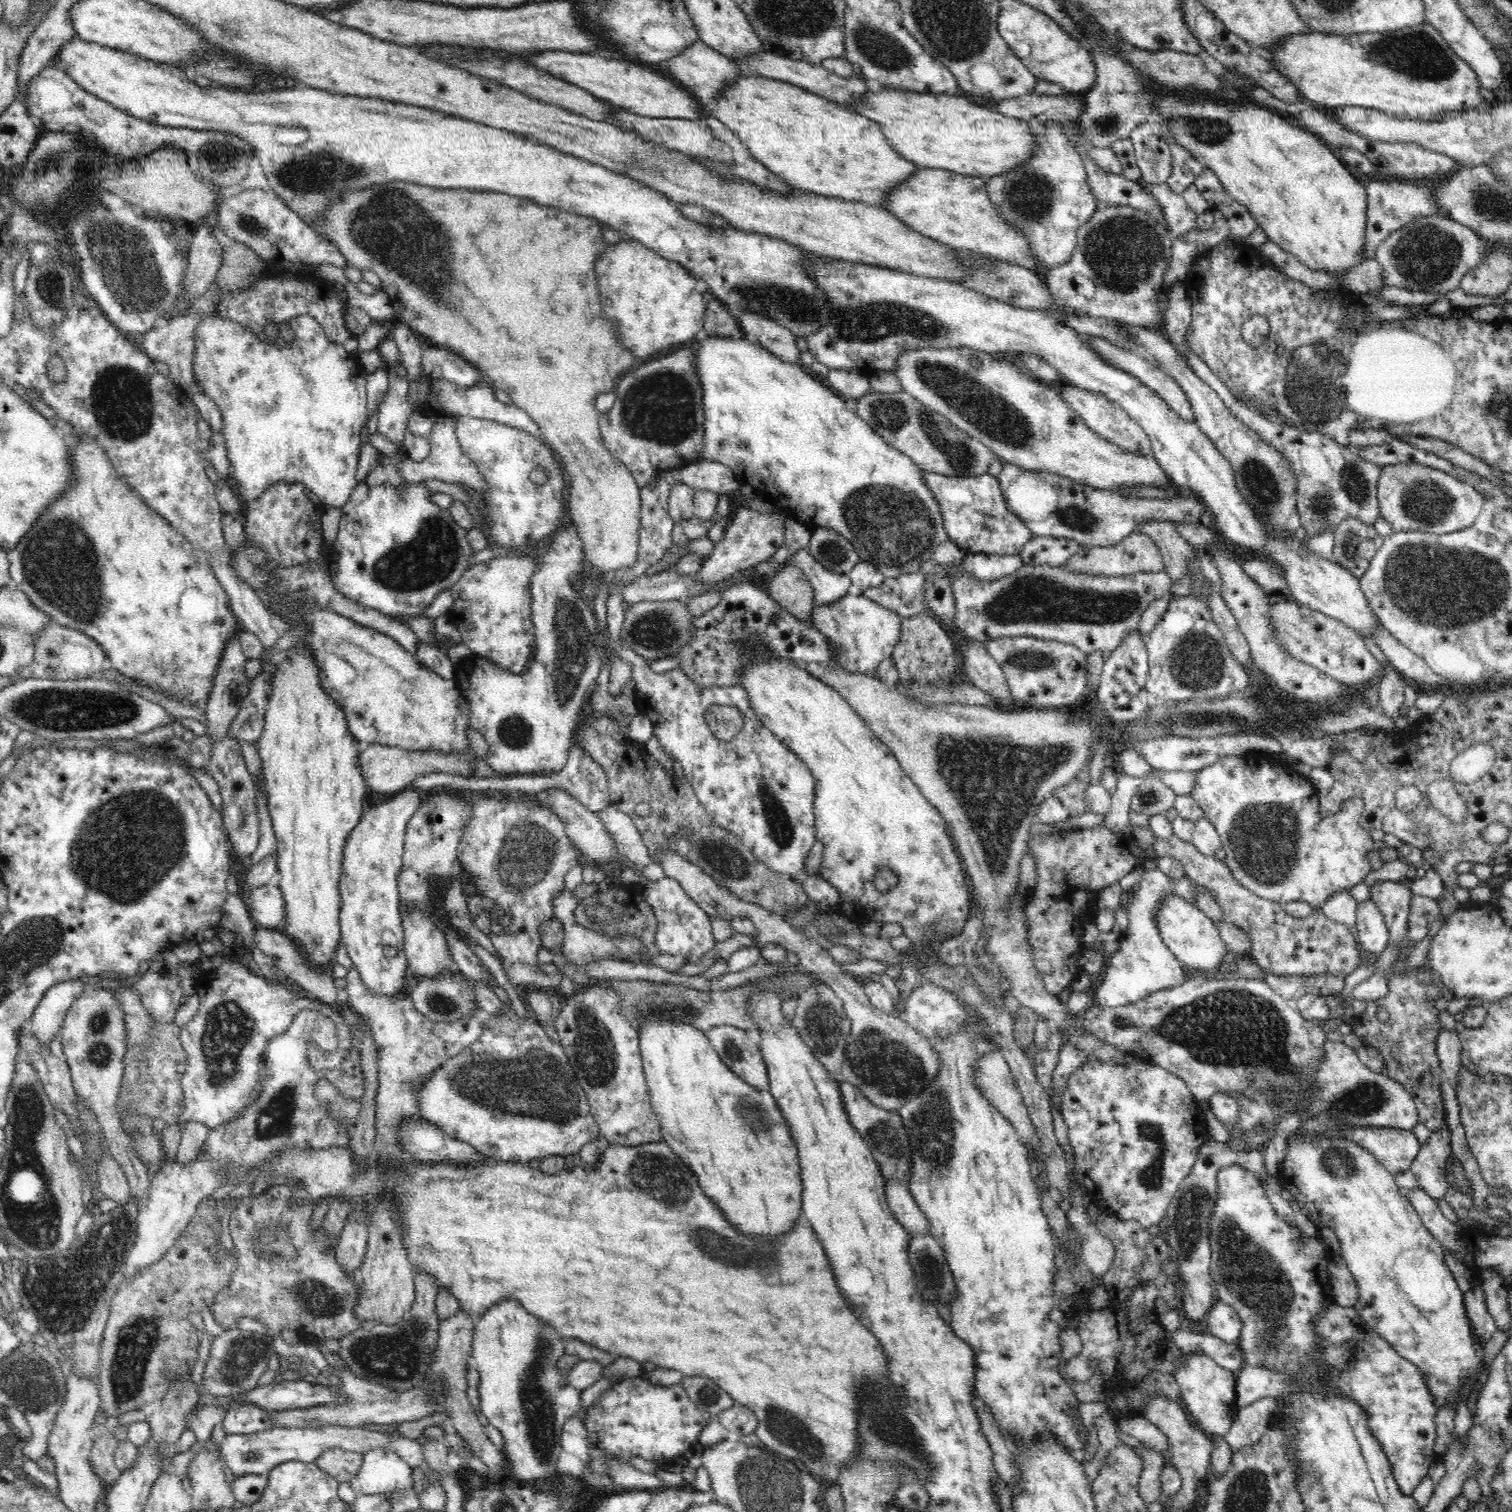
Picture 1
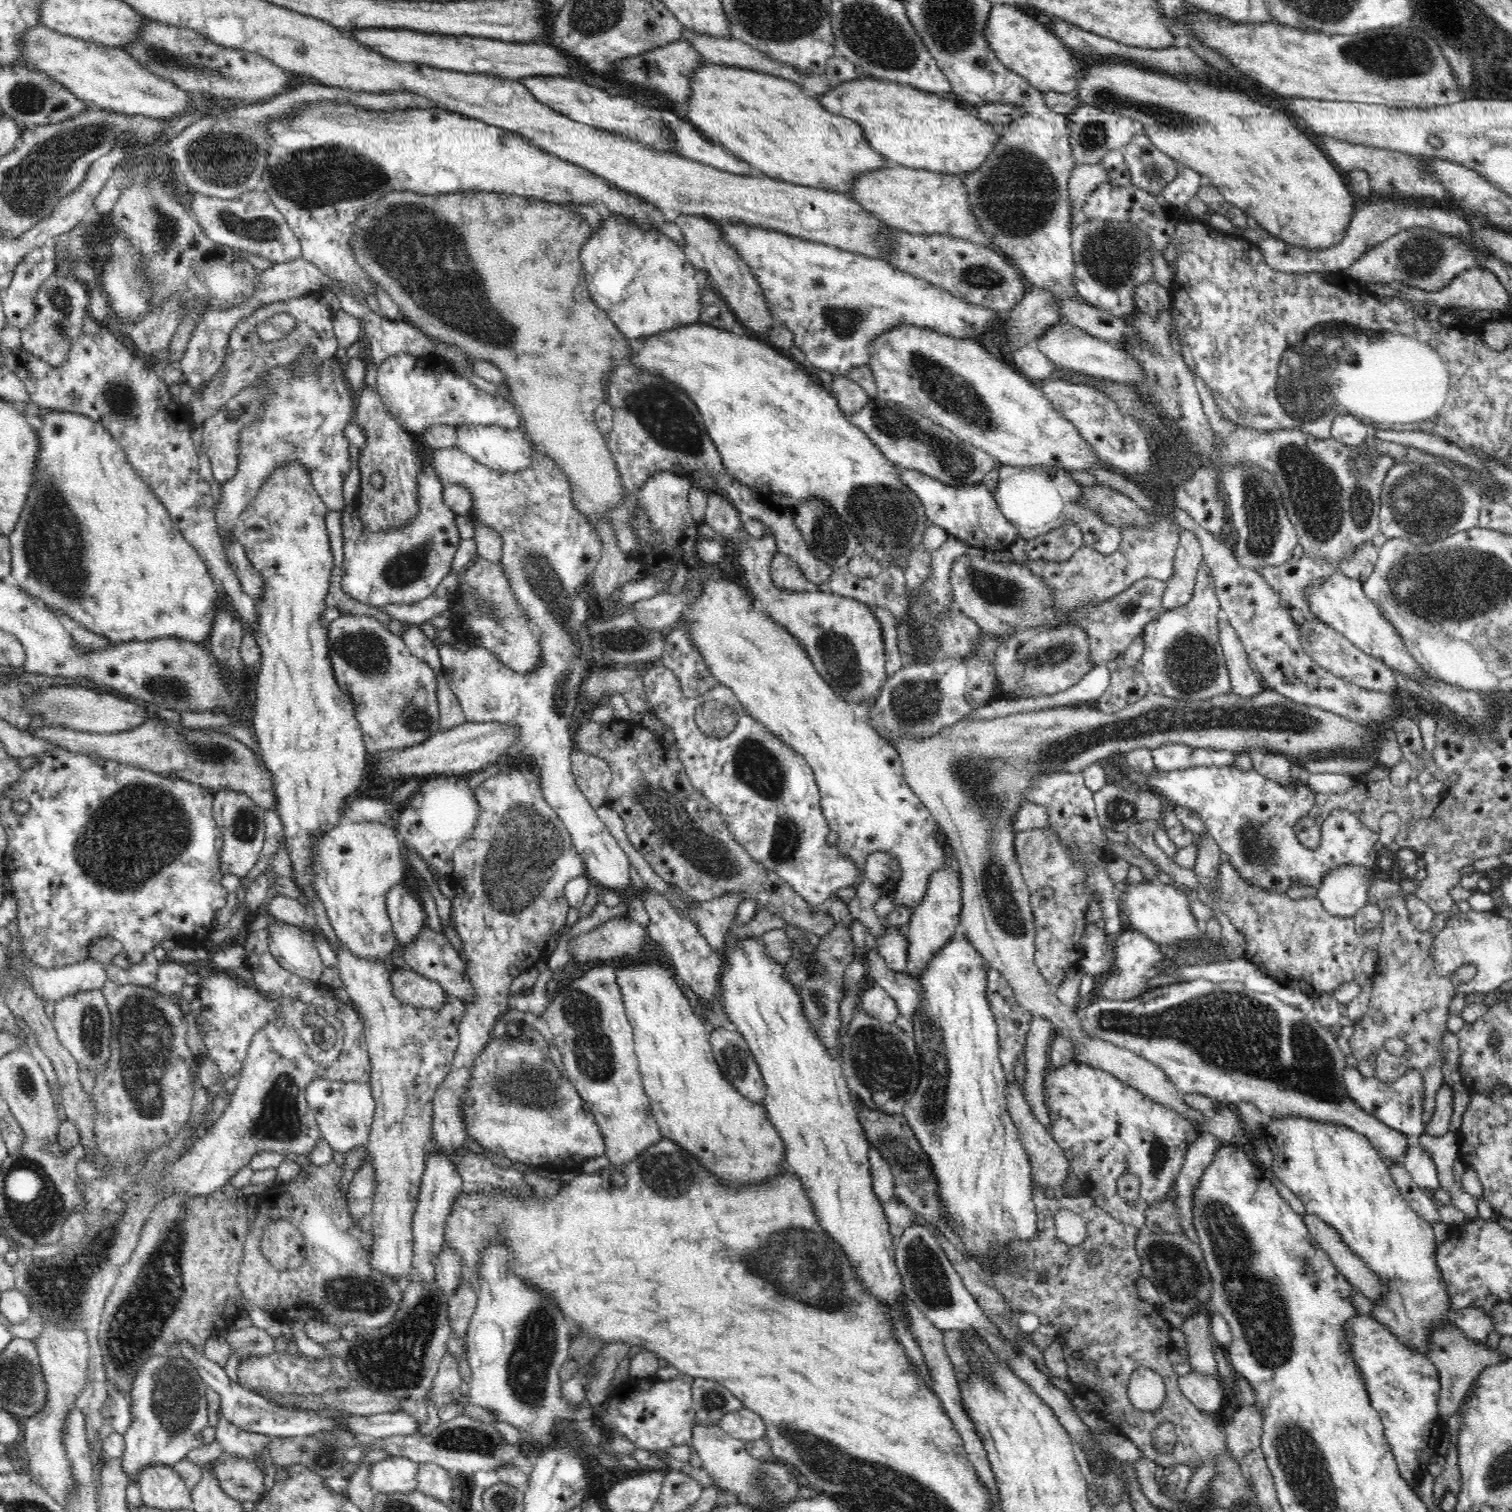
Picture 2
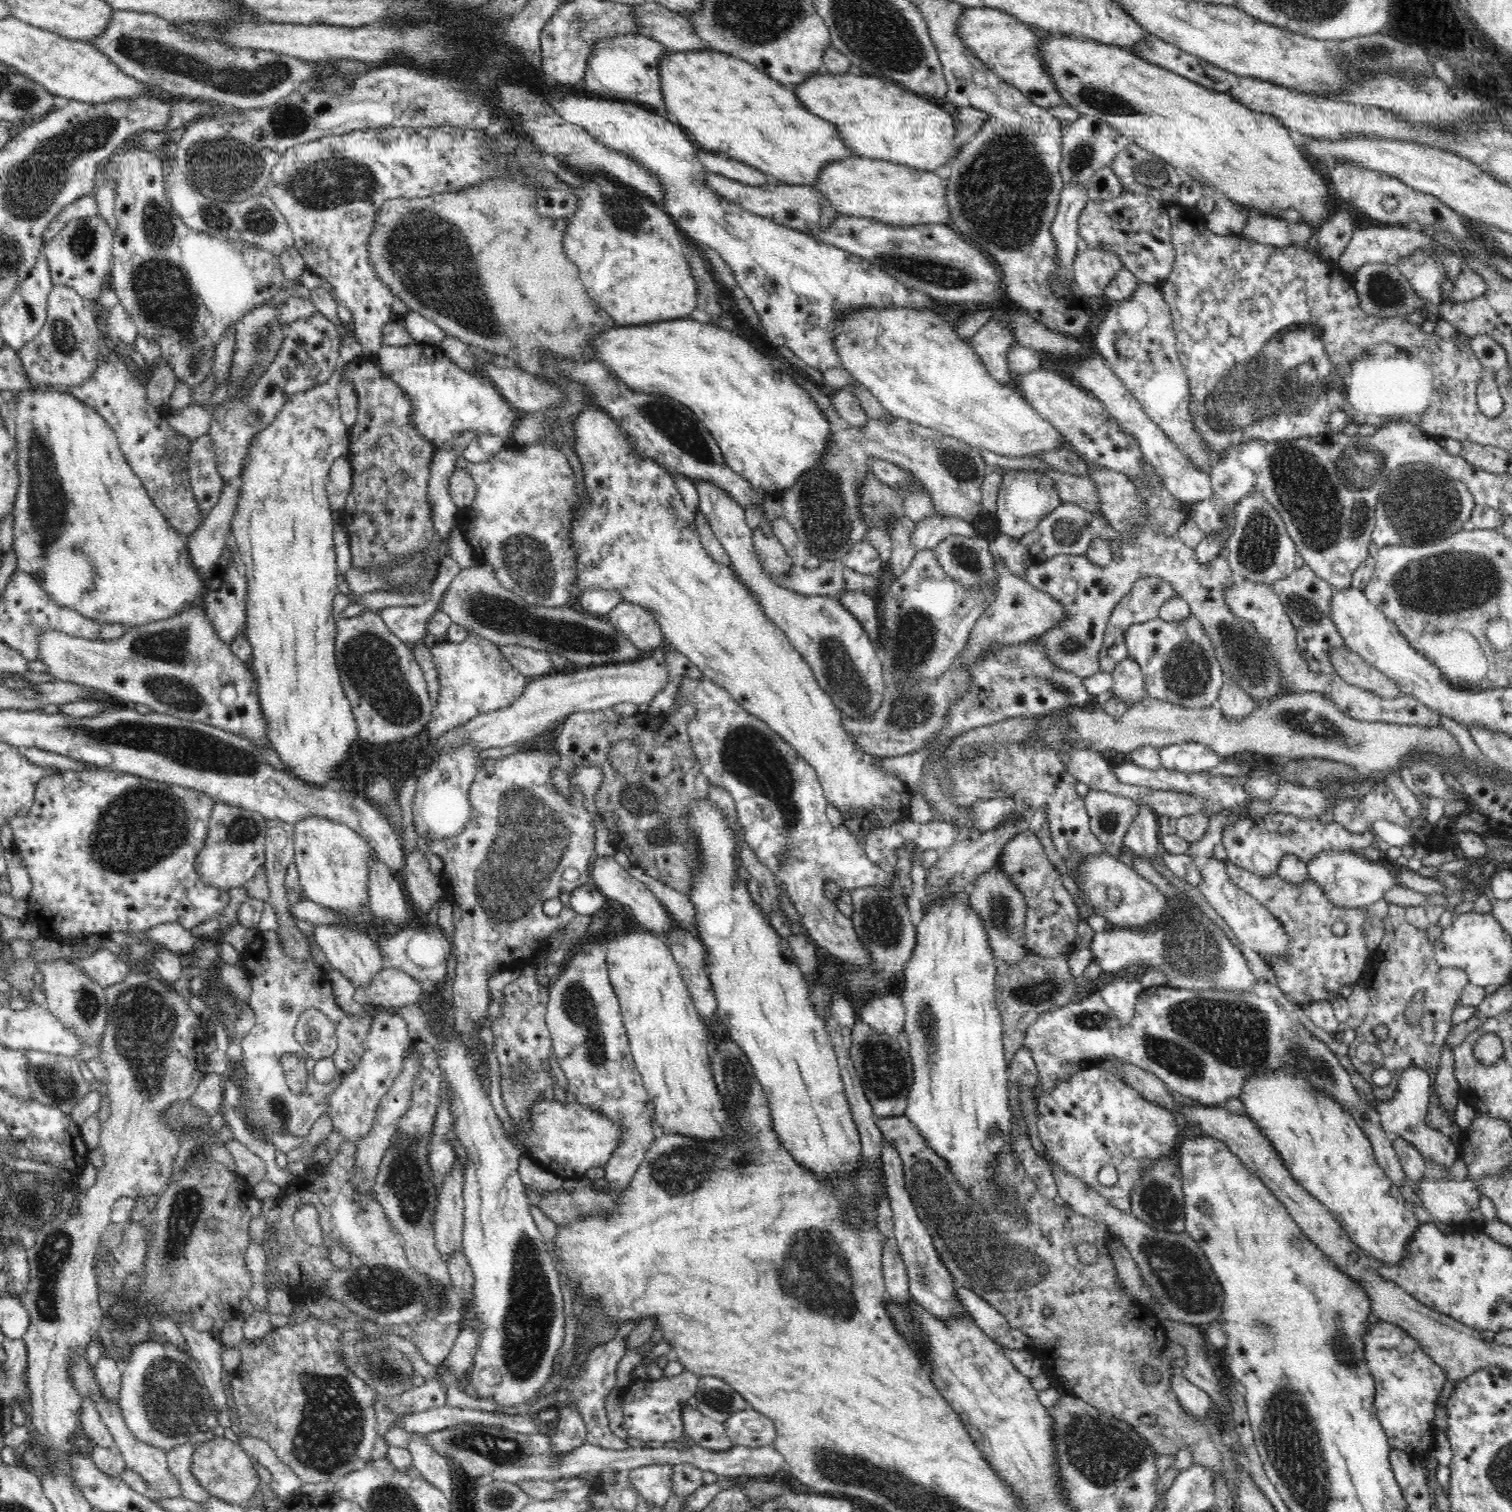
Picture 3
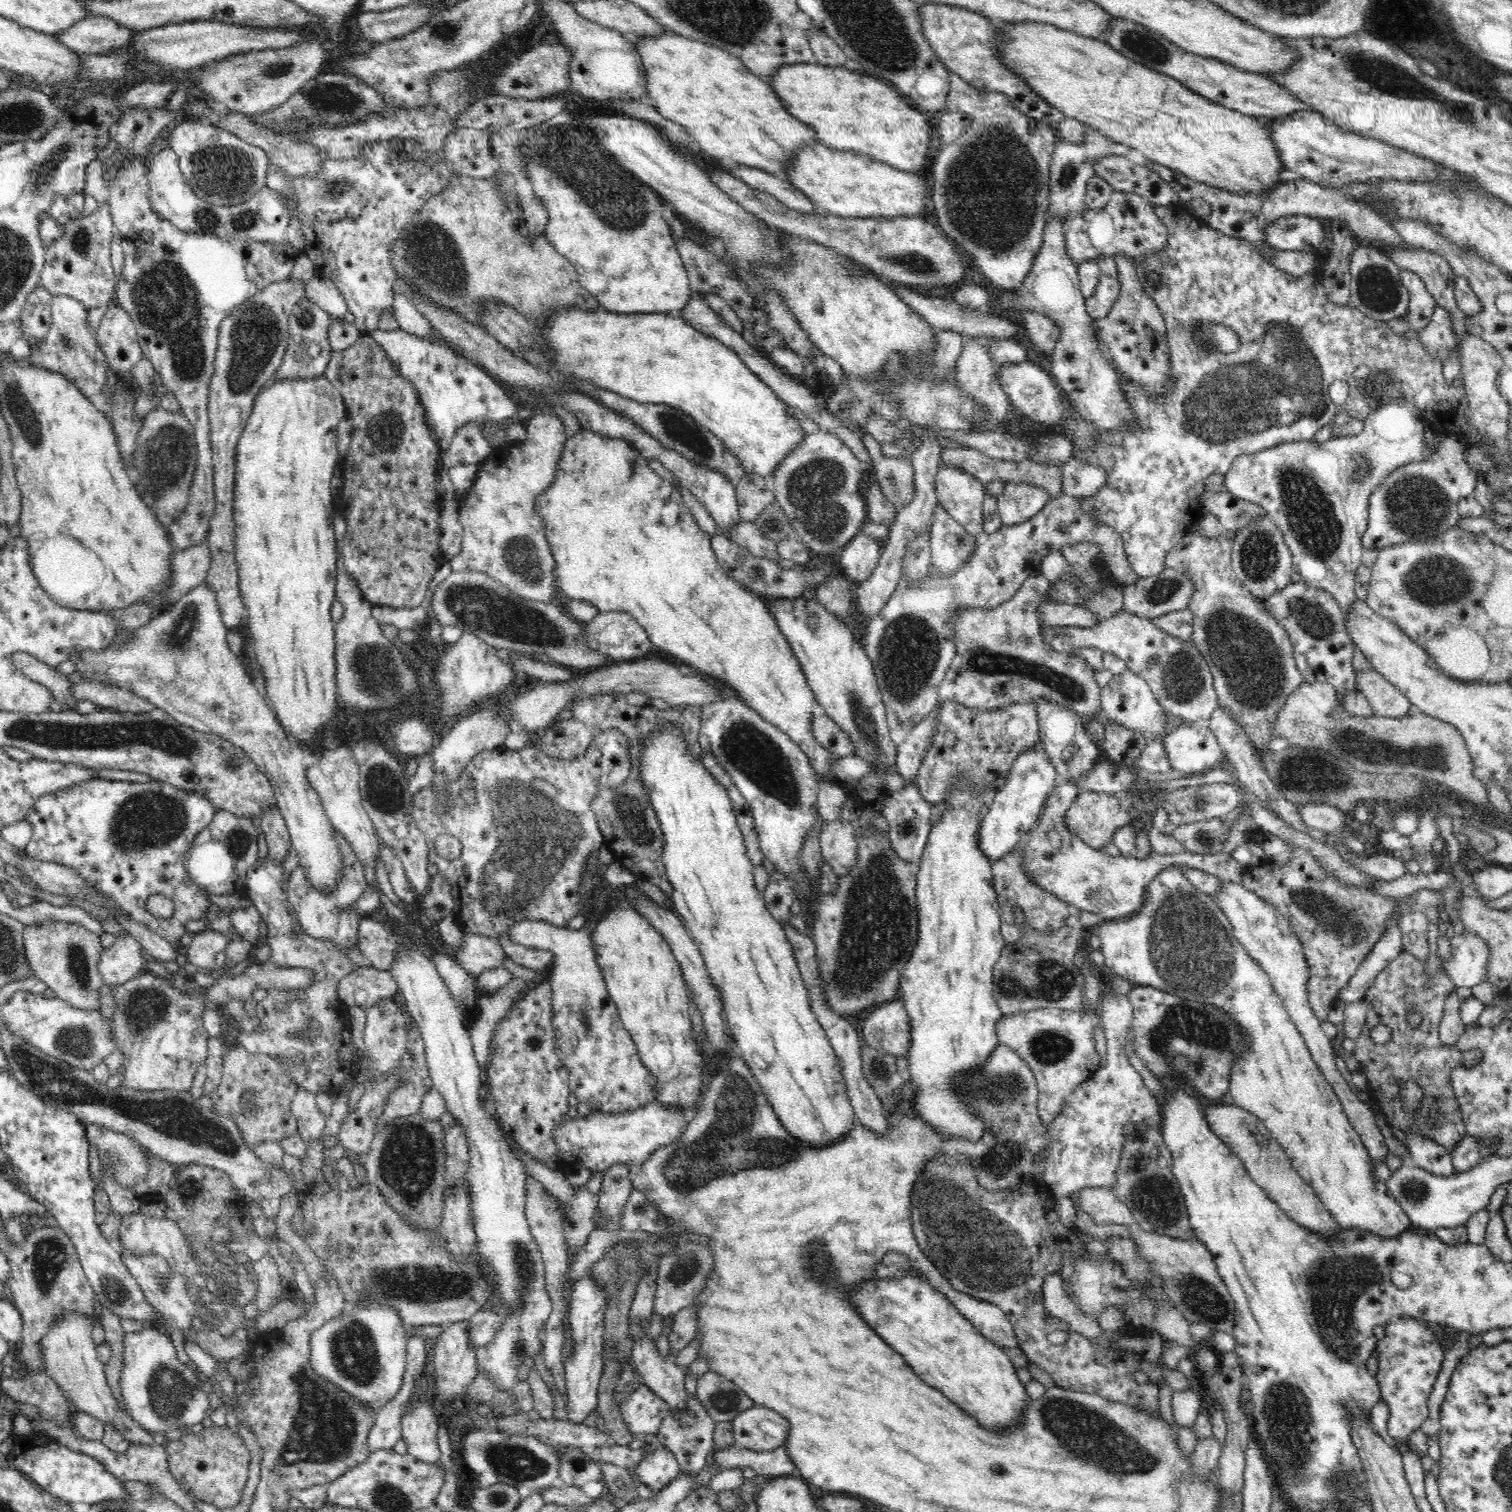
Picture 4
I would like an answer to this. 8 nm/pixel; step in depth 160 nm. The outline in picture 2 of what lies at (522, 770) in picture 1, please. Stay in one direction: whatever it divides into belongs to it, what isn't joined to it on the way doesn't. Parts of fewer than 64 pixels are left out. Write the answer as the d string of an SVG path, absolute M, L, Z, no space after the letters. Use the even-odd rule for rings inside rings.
M456 446L450 449L433 450L433 466L443 485L457 484L468 488L473 496L473 516L475 524L485 524L495 530L502 540L502 558L504 574L511 581L511 590L516 600L522 604L527 618L535 622L539 628L542 640L539 642L542 651L540 665L535 672L519 674L505 666L490 650L471 645L468 650L456 648L456 643L450 645L440 640L437 646L441 658L441 672L448 681L449 688L458 698L460 708L468 722L496 721L510 723L520 729L518 740L504 752L505 755L531 756L541 768L541 787L544 798L556 811L570 836L574 848L584 860L587 867L586 876L603 889L614 891L632 890L631 878L628 867L631 864L627 854L620 848L617 840L612 836L609 828L600 820L595 808L589 803L576 784L571 767L571 754L574 749L571 731L569 728L576 722L583 710L579 696L579 686L584 678L591 673L592 661L582 661L578 657L582 648L588 647L585 641L571 641L572 633L578 634L585 631L585 624L590 619L588 604L578 596L576 588L584 584L592 576L599 560L603 547L597 536L597 531L588 522L588 517L576 509L572 499L572 485L558 464L548 455L537 449L532 451L532 464L522 470L511 474L510 472L497 472L484 464L472 459L472 456L462 452Z

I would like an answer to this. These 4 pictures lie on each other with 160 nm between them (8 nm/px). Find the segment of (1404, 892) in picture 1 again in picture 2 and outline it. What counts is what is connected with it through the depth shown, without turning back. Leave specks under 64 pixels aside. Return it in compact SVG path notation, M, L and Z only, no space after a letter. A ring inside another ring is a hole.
M1402 895L1390 897L1386 900L1382 900L1379 906L1385 919L1383 920L1381 940L1377 947L1379 955L1377 967L1370 978L1373 987L1370 996L1370 1010L1360 1021L1354 1024L1355 1030L1349 1038L1349 1044L1353 1055L1358 1061L1360 1060L1360 1062L1372 1054L1376 1056L1375 1076L1384 1084L1396 1082L1399 1076L1406 1074L1408 1071L1420 1071L1424 1079L1425 1092L1422 1120L1427 1125L1434 1112L1435 1096L1443 1083L1442 1042L1444 1035L1448 1032L1447 1021L1449 1020L1449 1006L1456 995L1456 984L1466 984L1466 982L1472 980L1477 970L1476 967L1467 965L1456 970L1454 977L1441 977L1435 971L1435 964L1432 960L1433 956L1431 956L1433 936L1428 935L1426 931L1422 932L1416 929L1416 926L1411 922L1406 899L1404 899ZM1377 1010L1384 1015L1384 1022L1382 1022L1382 1024L1376 1024L1376 1020L1372 1018L1372 1014ZM1392 1038L1404 1040L1406 1044L1404 1055L1395 1056L1386 1050L1384 1042L1386 1042L1386 1040L1392 1040Z

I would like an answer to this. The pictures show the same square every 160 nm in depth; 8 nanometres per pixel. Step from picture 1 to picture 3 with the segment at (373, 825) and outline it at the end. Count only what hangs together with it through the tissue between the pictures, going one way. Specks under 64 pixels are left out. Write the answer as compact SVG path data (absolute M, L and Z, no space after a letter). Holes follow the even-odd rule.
M309 816L293 824L295 865L299 881L307 899L316 904L332 908L341 915L340 923L366 934L374 934L379 926L372 909L368 893L369 858L377 853L369 840L345 824L330 819Z

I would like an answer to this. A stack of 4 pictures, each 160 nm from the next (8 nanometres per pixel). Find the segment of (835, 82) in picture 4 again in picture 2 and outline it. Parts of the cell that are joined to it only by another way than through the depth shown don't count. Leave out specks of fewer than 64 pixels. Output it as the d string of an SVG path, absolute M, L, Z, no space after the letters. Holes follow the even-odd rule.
M871 77L864 78L863 80L854 79L840 82L839 85L828 89L827 93L818 95L817 99L828 112L834 112L838 116L848 117L850 120L854 120L858 124L860 124L864 133L864 138L870 143L870 146L872 146L872 148L876 152L879 152L885 158L886 161L908 168L915 168L916 170L928 169L932 172L947 172L955 175L958 175L961 172L972 172L973 170L976 170L987 159L987 156L990 154L990 152L992 152L992 149L995 147L995 144L999 139L999 134L997 134L997 132L995 131L996 128L998 128L999 126L980 120L976 115L972 114L972 112L962 109L958 101L948 99L945 100L939 98L938 95L934 93L918 91L917 88L910 87L908 84L881 81Z

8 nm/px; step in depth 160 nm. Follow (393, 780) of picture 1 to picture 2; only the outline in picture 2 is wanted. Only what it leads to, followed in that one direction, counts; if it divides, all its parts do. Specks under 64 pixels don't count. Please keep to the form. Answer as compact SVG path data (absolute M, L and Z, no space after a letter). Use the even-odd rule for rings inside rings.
M465 721L449 730L436 731L423 743L379 755L377 773L390 781L392 778L412 776L425 779L437 775L476 773L494 763L496 758L500 758L518 740L518 734L520 729L510 723Z

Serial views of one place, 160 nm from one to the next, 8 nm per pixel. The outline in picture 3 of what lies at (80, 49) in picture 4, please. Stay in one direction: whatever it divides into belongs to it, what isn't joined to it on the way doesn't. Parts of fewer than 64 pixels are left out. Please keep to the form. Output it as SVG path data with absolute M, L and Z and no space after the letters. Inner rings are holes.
M112 11L108 26L89 43L93 44L100 53L110 57L110 61L120 67L120 70L144 83L148 83L160 92L178 98L180 95L193 99L216 100L216 102L241 110L256 110L268 108L280 100L288 98L292 92L299 90L300 85L312 76L312 66L307 61L284 54L259 49L244 49L228 46L217 40L198 40L180 32L165 18L154 13L136 11Z

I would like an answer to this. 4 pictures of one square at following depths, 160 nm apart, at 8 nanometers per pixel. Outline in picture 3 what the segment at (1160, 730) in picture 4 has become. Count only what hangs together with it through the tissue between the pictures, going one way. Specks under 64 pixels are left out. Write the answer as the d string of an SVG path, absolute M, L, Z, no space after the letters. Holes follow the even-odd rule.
M1129 656L1116 665L1111 676L1113 679L1111 698L1123 700L1128 709L1142 702L1144 696L1148 695L1144 688L1145 681L1140 665Z

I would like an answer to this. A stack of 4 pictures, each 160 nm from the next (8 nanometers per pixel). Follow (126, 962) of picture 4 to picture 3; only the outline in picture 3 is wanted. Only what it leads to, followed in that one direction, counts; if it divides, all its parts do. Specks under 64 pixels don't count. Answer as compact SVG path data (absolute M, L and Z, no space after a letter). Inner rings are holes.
M98 949L92 956L79 962L82 971L104 988L126 980L128 973L133 970L126 964L126 960L120 959L106 949Z

